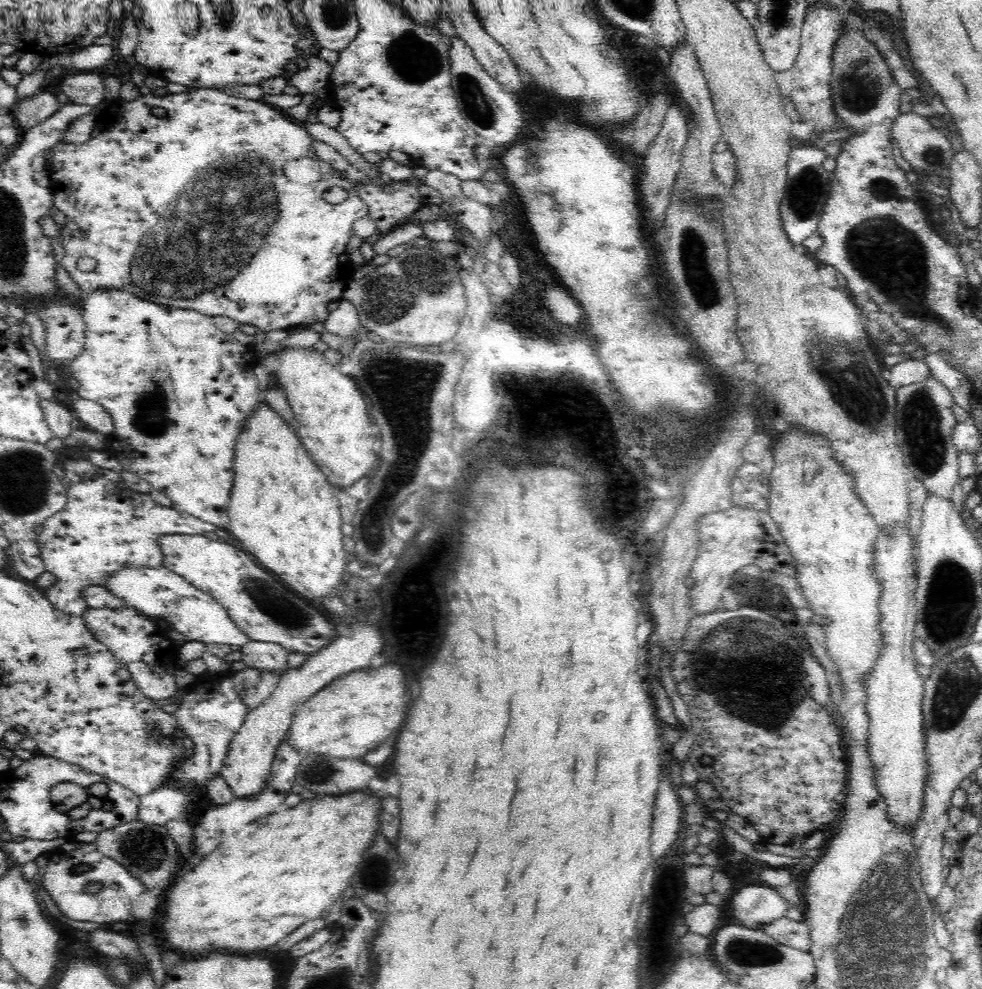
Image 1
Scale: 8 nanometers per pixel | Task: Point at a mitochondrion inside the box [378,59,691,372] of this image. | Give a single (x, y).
(477, 106)

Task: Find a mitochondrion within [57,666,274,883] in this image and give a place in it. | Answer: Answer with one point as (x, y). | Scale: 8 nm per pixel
(142, 848)

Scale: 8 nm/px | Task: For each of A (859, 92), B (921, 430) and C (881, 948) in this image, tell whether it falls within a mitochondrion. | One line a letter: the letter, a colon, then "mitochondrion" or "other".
A: mitochondrion
B: mitochondrion
C: mitochondrion

